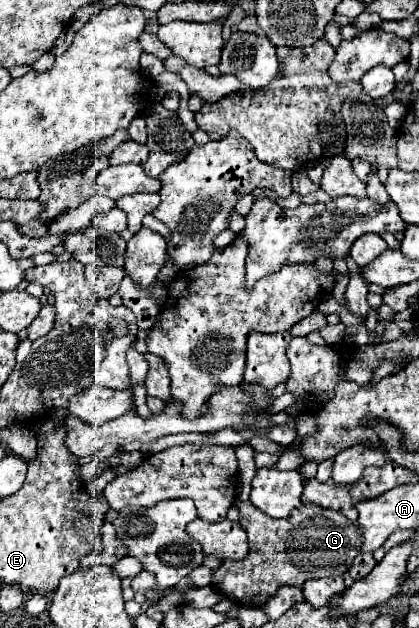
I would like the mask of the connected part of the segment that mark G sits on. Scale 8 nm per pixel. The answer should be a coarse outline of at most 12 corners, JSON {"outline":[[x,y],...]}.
{"outline":[[236,502],[244,562],[212,586],[262,606],[280,586],[340,576],[358,554],[356,522],[316,504],[288,518]]}

